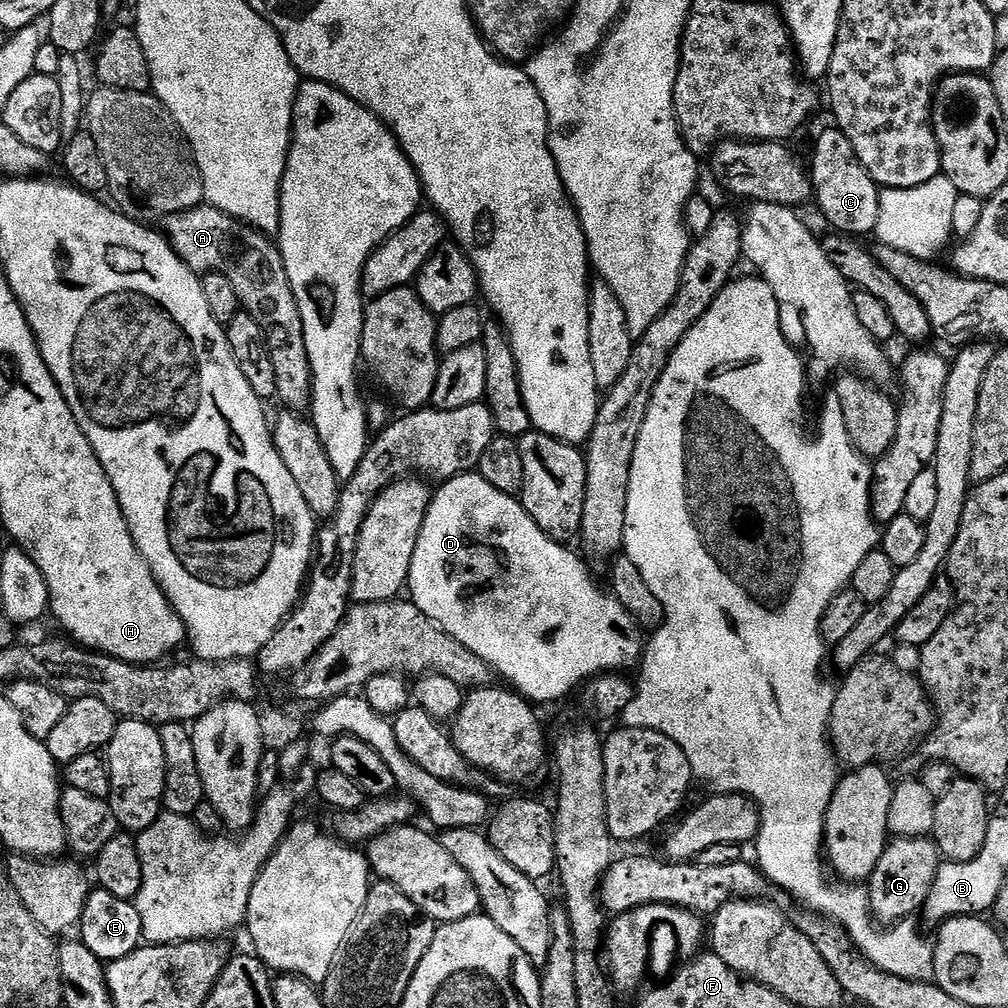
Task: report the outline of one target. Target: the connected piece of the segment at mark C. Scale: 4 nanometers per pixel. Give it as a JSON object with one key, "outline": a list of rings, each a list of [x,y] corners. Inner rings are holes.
{"outline":[[[829,126],[824,133],[816,140],[816,145],[812,148],[812,164],[810,163],[810,175],[812,177],[812,194],[814,204],[820,207],[822,215],[828,219],[829,229],[837,233],[854,236],[857,238],[871,237],[878,226],[878,210],[880,209],[880,193],[882,188],[876,184],[874,178],[867,172],[862,162],[858,160],[858,154],[854,152],[854,146],[842,134],[839,128]]]}

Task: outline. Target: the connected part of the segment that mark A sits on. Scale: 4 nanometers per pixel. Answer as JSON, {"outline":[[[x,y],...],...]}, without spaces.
{"outline":[[[207,202],[199,208],[164,217],[162,232],[178,258],[182,258],[192,272],[217,272],[230,281],[230,286],[234,286],[238,293],[241,309],[251,314],[266,334],[270,362],[274,362],[279,403],[284,403],[283,407],[288,410],[307,409],[313,402],[312,367],[306,354],[302,314],[298,314],[298,302],[294,298],[279,247],[264,233]]]}

